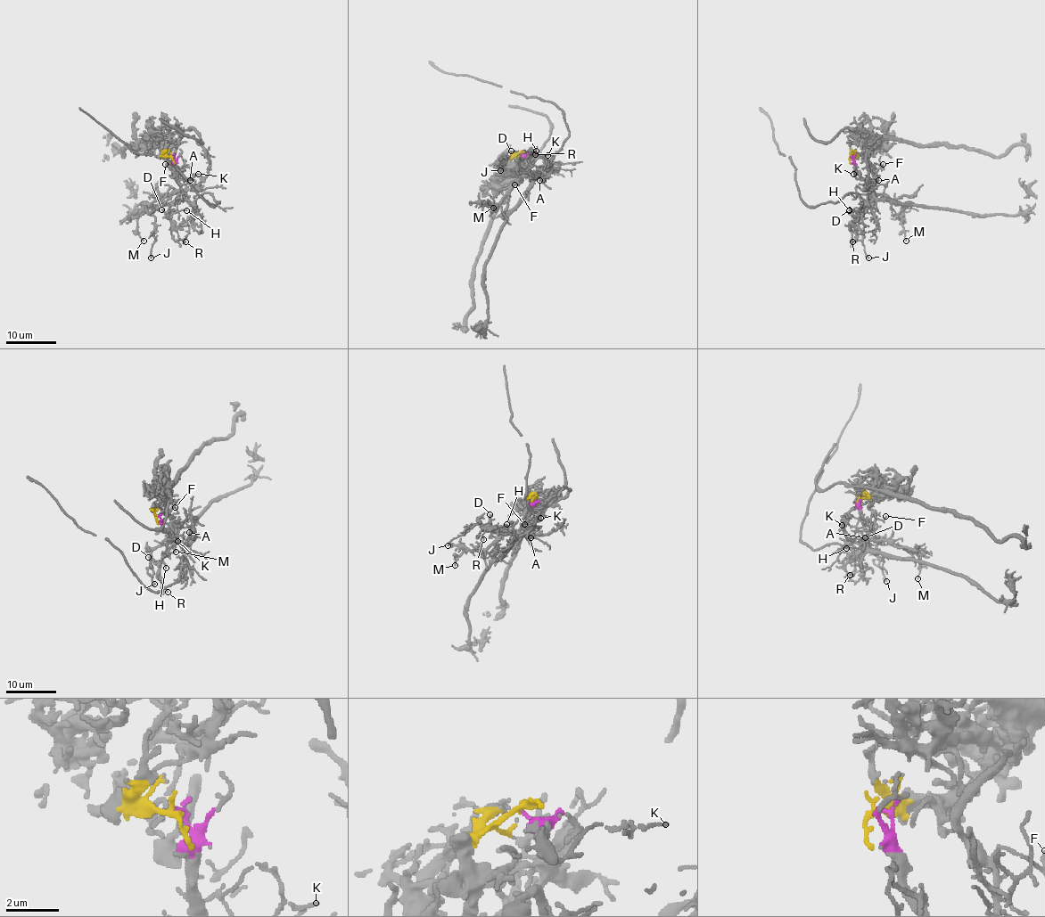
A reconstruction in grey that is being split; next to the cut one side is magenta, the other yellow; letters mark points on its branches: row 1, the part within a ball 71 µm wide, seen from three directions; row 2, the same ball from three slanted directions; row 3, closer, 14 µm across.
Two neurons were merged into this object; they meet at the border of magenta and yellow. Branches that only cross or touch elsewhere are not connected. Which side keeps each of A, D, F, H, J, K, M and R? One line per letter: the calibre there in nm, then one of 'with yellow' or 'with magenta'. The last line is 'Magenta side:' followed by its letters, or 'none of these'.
A: calibre 140 nm; with magenta
D: calibre 110 nm; with magenta
F: calibre 110 nm; with magenta
H: calibre 100 nm; with magenta
J: calibre 130 nm; with magenta
K: calibre 130 nm; with magenta
M: calibre 100 nm; with magenta
R: calibre 100 nm; with magenta
Magenta side: A, D, F, H, J, K, M, R

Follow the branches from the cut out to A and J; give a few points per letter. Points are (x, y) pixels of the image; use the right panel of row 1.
A: (851, 156), (855, 160), (855, 169), (870, 184), (870, 190), (879, 180)
J: (851, 156), (855, 169), (875, 194), (874, 202), (860, 216), (859, 230), (868, 257)

